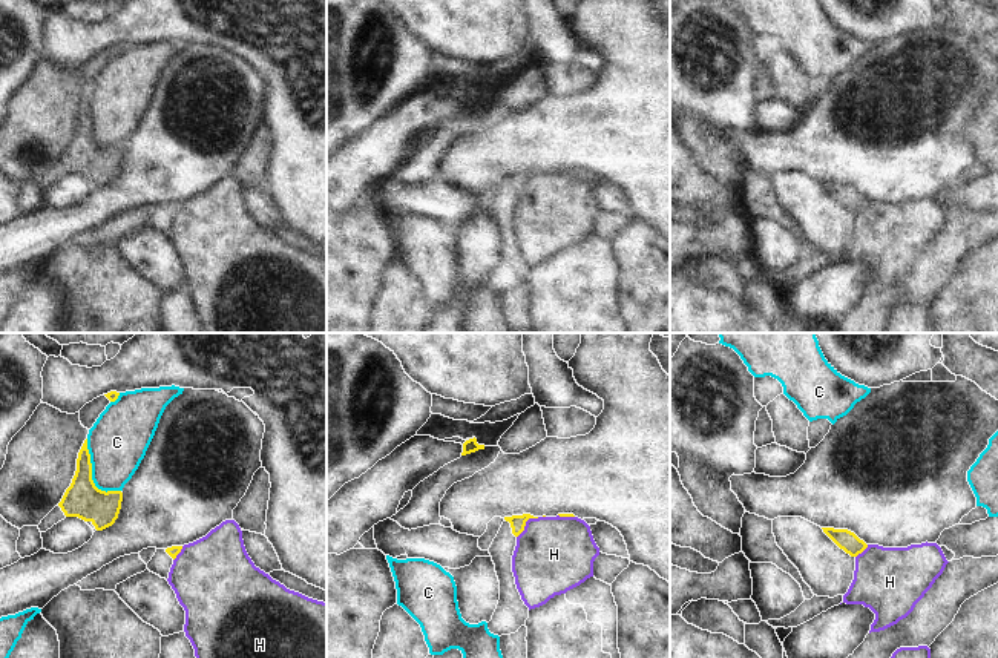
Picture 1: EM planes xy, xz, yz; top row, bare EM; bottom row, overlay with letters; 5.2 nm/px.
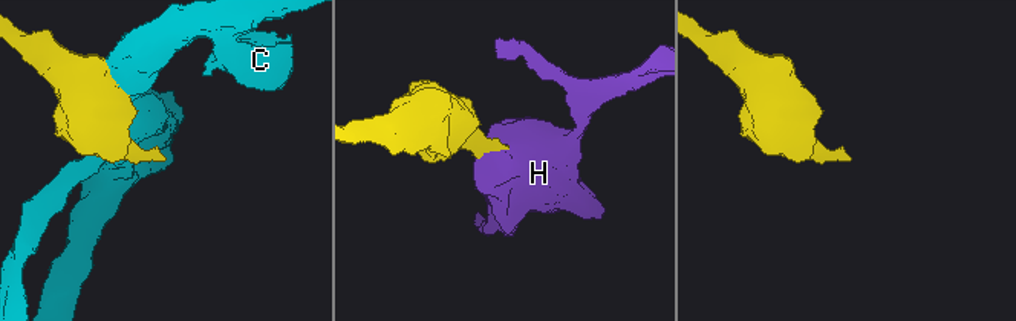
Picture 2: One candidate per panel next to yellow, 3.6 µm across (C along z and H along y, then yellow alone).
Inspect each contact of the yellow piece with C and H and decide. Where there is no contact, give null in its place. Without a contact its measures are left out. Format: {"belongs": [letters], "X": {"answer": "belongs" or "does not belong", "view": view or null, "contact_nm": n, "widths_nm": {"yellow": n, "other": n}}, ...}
{"belongs": [], "C": {"answer": "does not belong", "view": "xy", "contact_nm": 340, "widths_nm": {"yellow": 190, "other": 320}}, "H": {"answer": "does not belong", "view": "xz", "contact_nm": 160, "widths_nm": {"yellow": 80, "other": 400}}}

